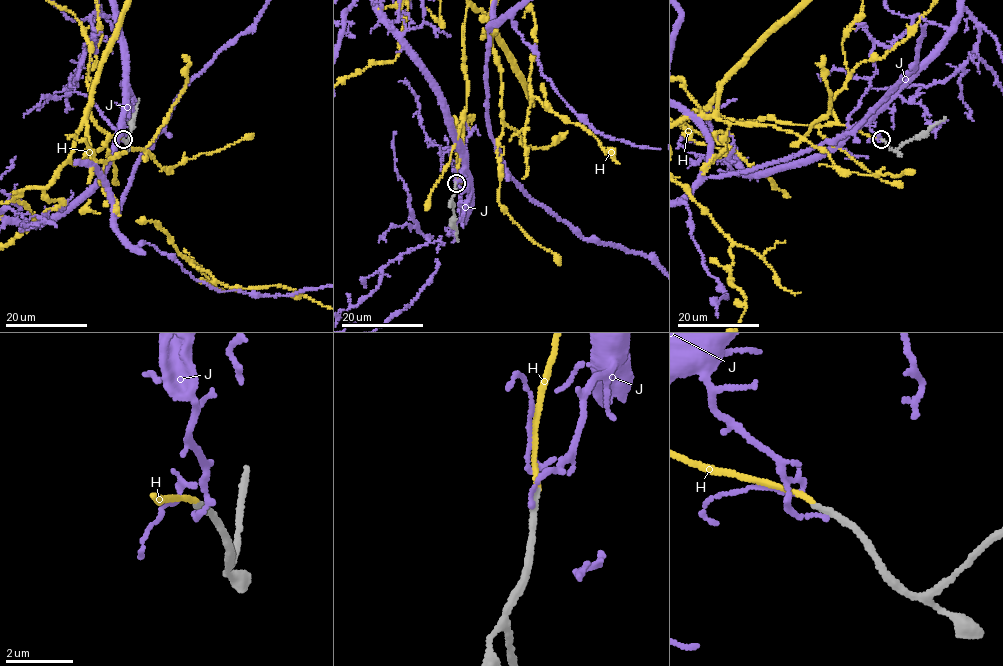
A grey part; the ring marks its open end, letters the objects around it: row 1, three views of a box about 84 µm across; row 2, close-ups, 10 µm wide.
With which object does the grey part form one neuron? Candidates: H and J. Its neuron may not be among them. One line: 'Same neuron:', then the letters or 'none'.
Same neuron: H

